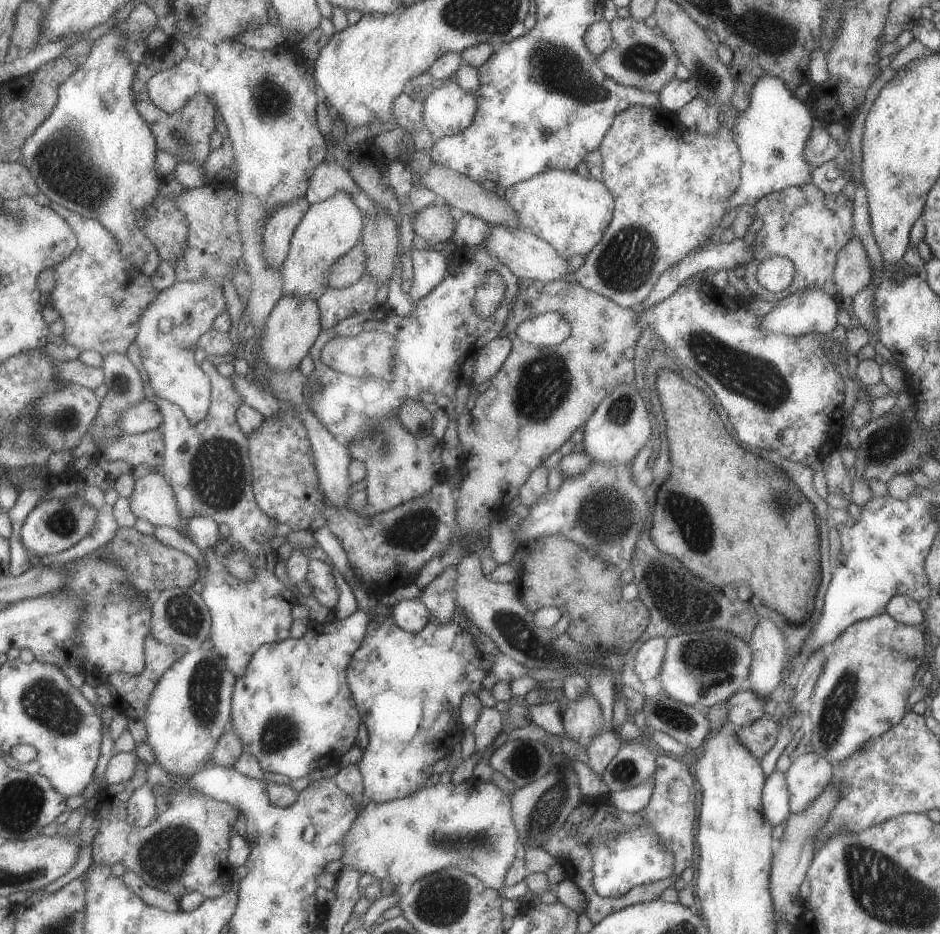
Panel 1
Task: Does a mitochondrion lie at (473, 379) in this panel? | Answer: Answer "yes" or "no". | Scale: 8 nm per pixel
no

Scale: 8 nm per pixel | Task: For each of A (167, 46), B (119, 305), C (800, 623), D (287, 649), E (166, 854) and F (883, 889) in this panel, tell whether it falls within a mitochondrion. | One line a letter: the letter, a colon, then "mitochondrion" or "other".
A: other
B: mitochondrion
C: other
D: other
E: mitochondrion
F: mitochondrion

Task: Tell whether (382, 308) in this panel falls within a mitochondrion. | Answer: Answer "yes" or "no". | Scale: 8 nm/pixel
no

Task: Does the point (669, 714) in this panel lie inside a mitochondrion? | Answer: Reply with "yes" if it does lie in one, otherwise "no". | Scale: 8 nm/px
yes

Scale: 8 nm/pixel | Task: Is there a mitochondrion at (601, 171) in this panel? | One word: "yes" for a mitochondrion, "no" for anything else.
no

